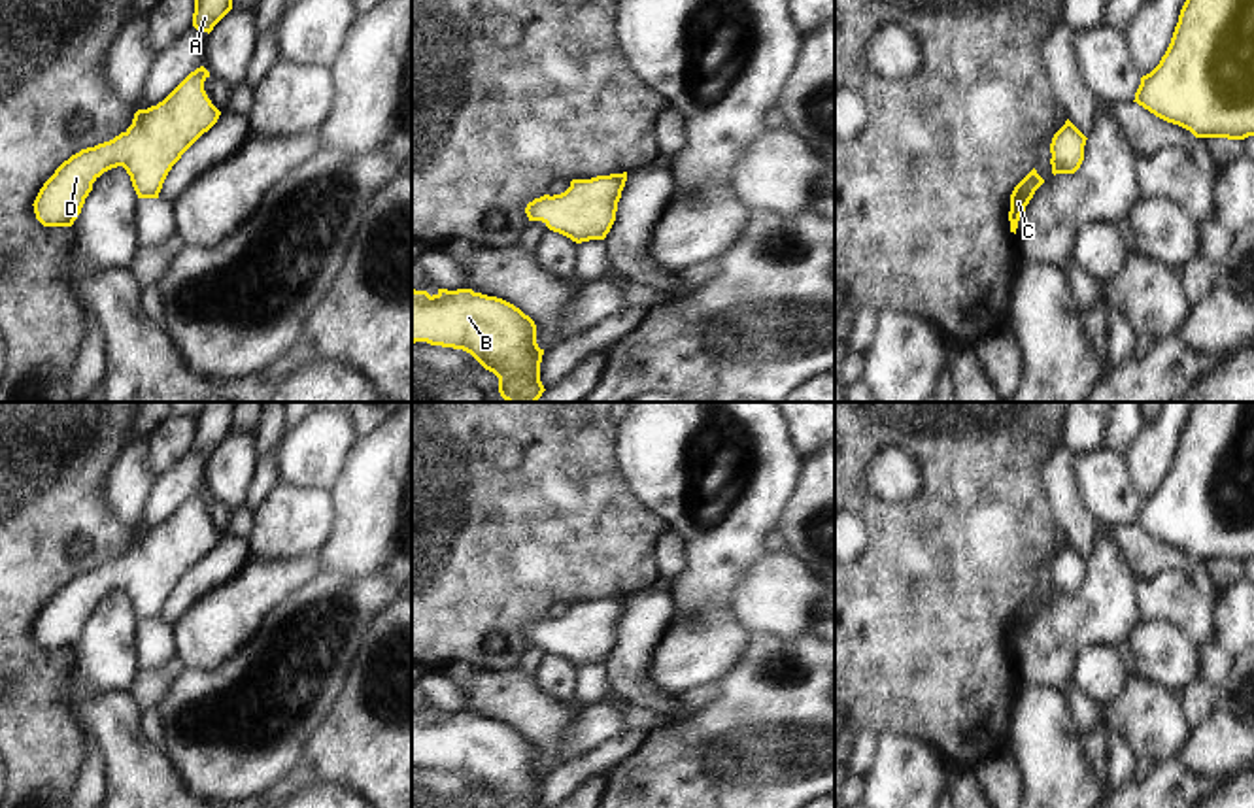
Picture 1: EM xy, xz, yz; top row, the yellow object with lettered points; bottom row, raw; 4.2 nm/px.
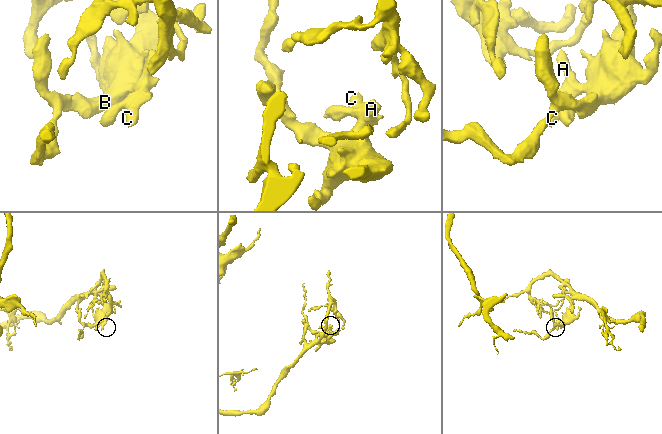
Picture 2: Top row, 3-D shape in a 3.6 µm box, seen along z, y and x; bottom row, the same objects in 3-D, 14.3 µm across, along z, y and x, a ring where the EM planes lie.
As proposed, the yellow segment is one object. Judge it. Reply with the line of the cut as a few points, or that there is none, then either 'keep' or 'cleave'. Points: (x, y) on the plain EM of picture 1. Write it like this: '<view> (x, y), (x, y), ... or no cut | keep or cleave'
no cut | keep

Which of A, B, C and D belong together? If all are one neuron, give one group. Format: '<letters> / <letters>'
A B C D

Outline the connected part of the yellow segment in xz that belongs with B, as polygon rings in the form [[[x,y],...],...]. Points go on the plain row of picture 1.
[[[412,710],[412,766],[415,765],[470,776],[485,793],[499,800],[499,808],[542,808],[540,785],[544,772],[536,766],[536,748],[519,731],[502,721],[474,715],[472,712],[438,712],[438,715],[431,719],[427,714],[415,714]]]

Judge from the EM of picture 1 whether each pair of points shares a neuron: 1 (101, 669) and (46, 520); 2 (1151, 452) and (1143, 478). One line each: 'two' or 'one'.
1: two
2: one

